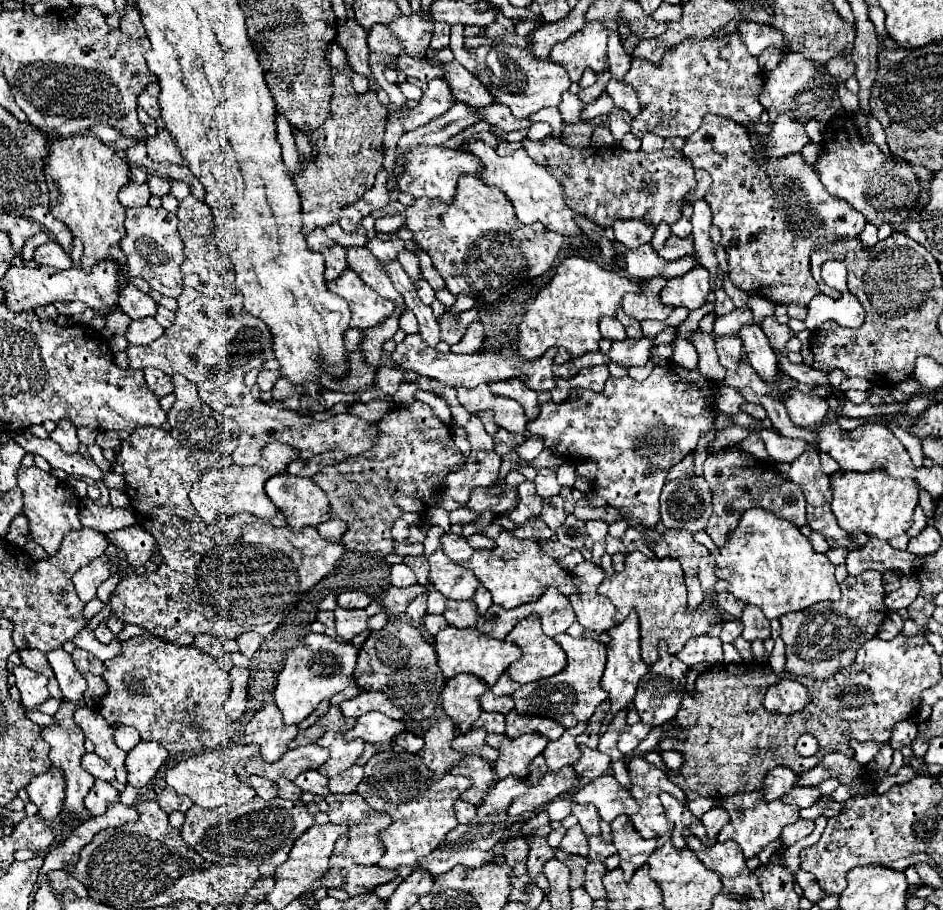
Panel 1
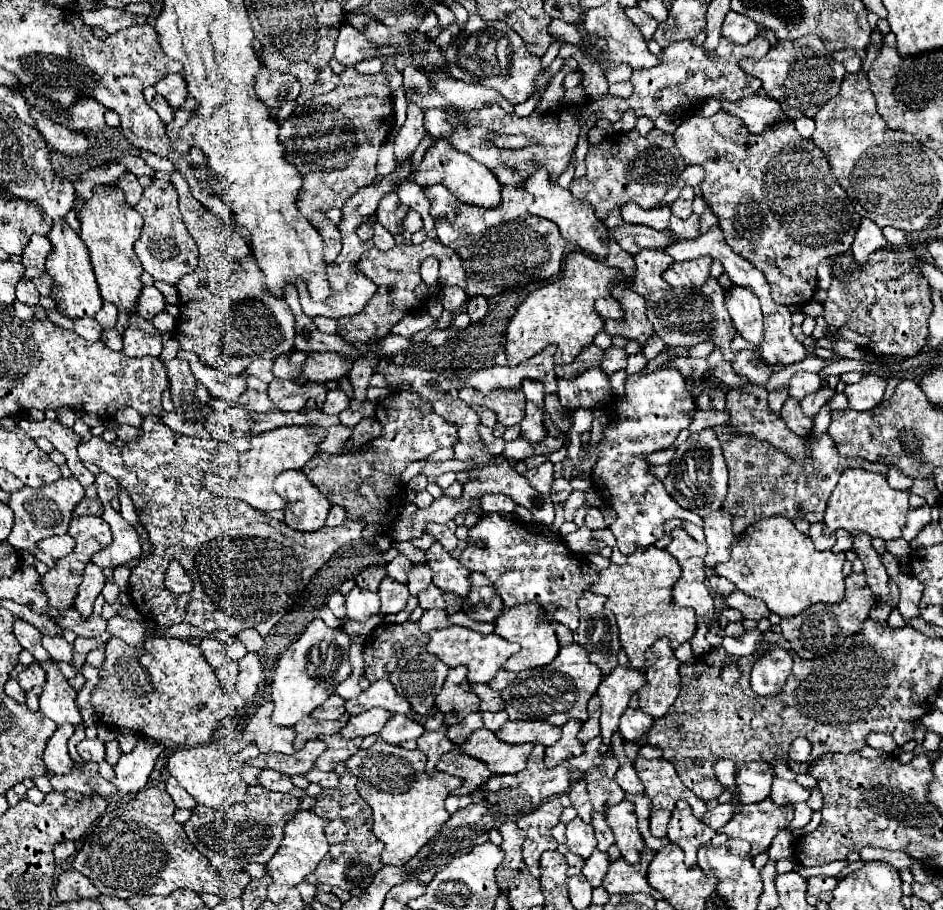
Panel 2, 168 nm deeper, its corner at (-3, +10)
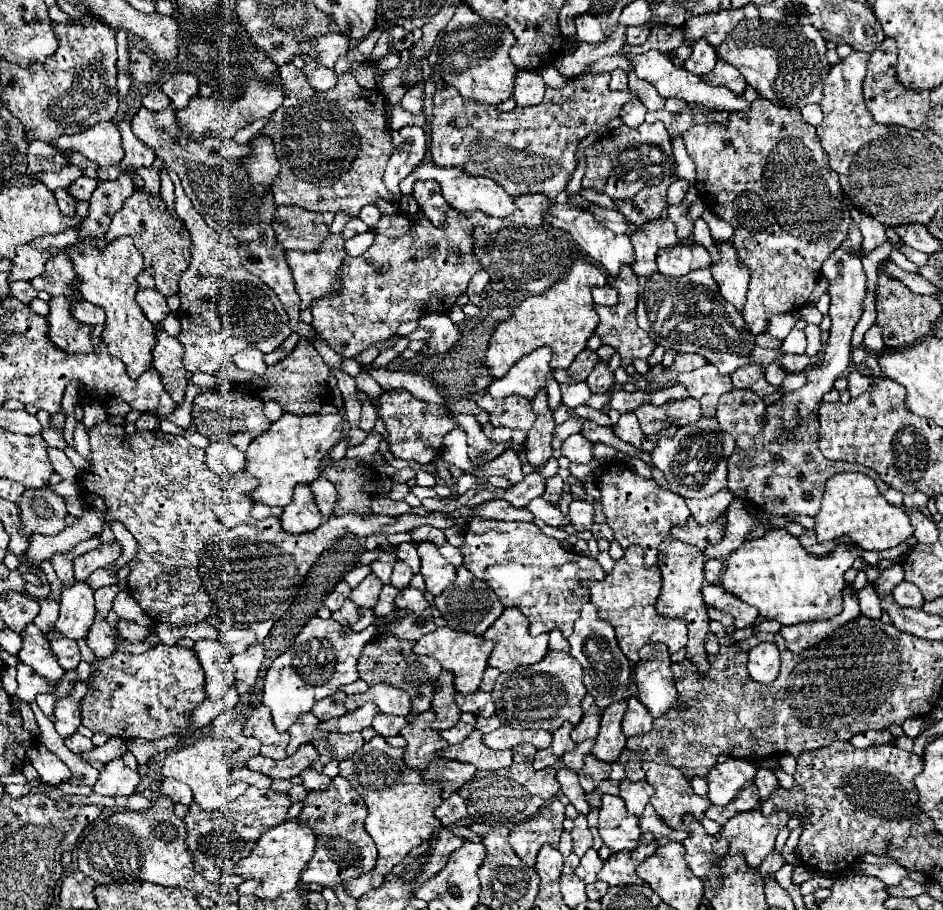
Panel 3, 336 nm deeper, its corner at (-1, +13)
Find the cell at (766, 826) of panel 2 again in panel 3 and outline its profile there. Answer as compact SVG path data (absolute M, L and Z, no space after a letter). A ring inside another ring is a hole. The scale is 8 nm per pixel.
M757 808L733 816L723 826L719 836L729 842L729 852L745 854L749 868L759 868L763 858L775 848L777 832L787 826L787 820L787 812L763 816L763 812Z

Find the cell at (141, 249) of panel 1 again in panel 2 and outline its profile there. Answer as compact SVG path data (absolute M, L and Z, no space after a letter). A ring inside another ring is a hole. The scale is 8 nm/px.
M153 179L153 183L149 187L145 187L141 201L135 205L135 211L141 213L141 217L145 219L141 237L135 243L135 253L137 253L143 269L147 273L151 273L155 281L163 281L163 283L175 287L183 275L187 275L189 271L195 269L197 259L199 259L197 245L181 221L181 213L177 209L175 187L167 181Z

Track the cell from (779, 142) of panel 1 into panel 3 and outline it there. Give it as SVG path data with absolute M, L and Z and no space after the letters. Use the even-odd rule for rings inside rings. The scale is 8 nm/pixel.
M649 50L647 54L625 54L629 58L629 62L633 64L633 70L637 72L639 78L647 80L649 84L653 84L657 88L657 92L663 98L681 98L685 102L695 102L695 104L703 104L709 110L727 110L727 112L749 112L749 102L743 98L743 94L735 94L725 86L713 86L709 82L703 82L699 76L687 72L685 68L677 68L673 64L673 60L667 54L661 54L657 50Z

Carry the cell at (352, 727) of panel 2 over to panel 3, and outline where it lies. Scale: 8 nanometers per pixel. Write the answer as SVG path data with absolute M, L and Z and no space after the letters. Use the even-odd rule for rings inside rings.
M365 704L353 712L347 712L341 718L331 718L325 720L319 728L327 732L341 732L341 734L351 734L351 732L361 732L371 726L375 714L379 714L379 708L375 704Z

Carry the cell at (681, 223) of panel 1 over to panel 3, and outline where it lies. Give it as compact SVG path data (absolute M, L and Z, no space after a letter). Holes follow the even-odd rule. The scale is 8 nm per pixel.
M677 180L669 186L667 190L667 202L669 204L681 204L685 200L685 194L689 190L689 182L687 180Z

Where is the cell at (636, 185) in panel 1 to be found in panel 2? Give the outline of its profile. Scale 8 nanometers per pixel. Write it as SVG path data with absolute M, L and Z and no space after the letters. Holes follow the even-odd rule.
M635 129L631 133L613 133L599 147L589 149L587 175L573 179L571 193L577 199L587 201L595 209L597 219L603 219L609 211L629 201L643 209L651 209L677 183L683 169L685 163L675 147L673 135L659 129L649 131L645 137Z

